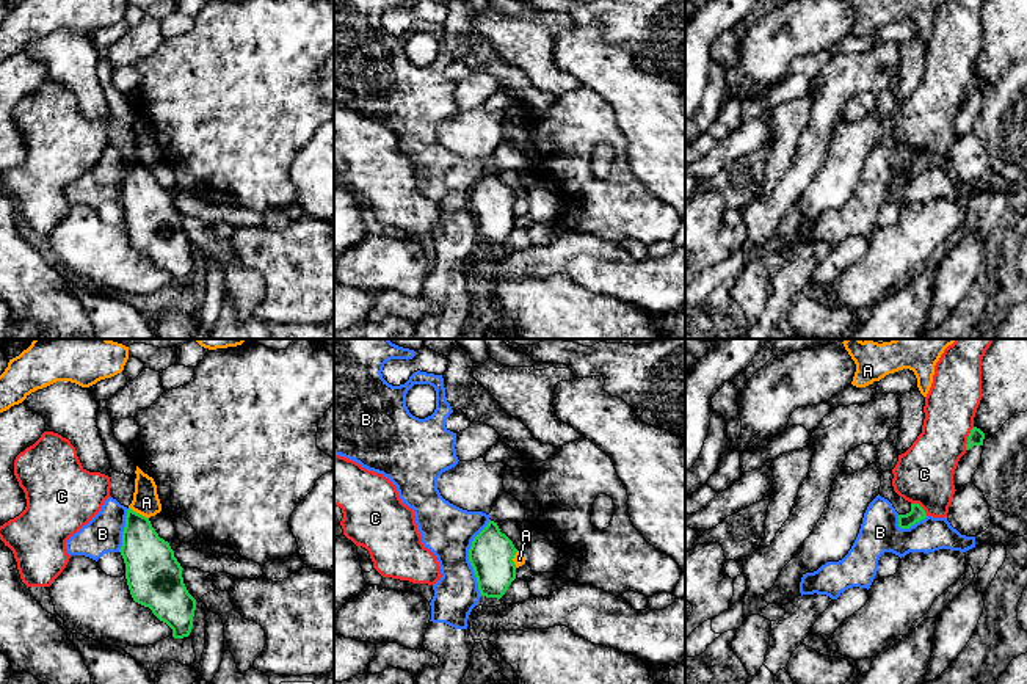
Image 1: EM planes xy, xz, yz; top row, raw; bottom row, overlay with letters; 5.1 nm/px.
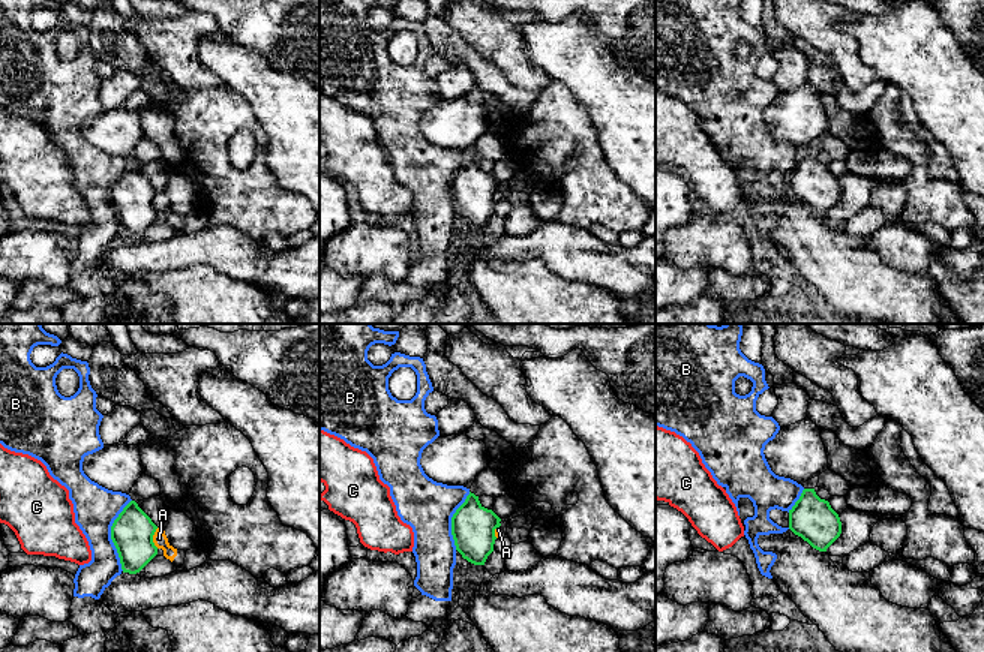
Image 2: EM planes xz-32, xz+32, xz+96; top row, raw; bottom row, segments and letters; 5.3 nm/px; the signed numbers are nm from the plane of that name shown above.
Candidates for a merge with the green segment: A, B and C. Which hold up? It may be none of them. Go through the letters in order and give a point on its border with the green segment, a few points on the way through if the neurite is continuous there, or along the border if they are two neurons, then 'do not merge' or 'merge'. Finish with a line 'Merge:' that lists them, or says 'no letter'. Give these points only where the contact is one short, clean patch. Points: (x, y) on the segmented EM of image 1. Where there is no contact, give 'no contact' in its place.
A: meets green in xy at (138, 513); border along xy (129, 507), (148, 518); do not merge
B: meets green in xz at (469, 557); do not merge
C: meets green in yz at (968, 438); do not merge
Merge: no letter

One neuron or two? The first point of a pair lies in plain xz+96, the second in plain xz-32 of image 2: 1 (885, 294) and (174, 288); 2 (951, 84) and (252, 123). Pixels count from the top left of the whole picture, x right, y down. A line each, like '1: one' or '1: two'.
1: one
2: two

